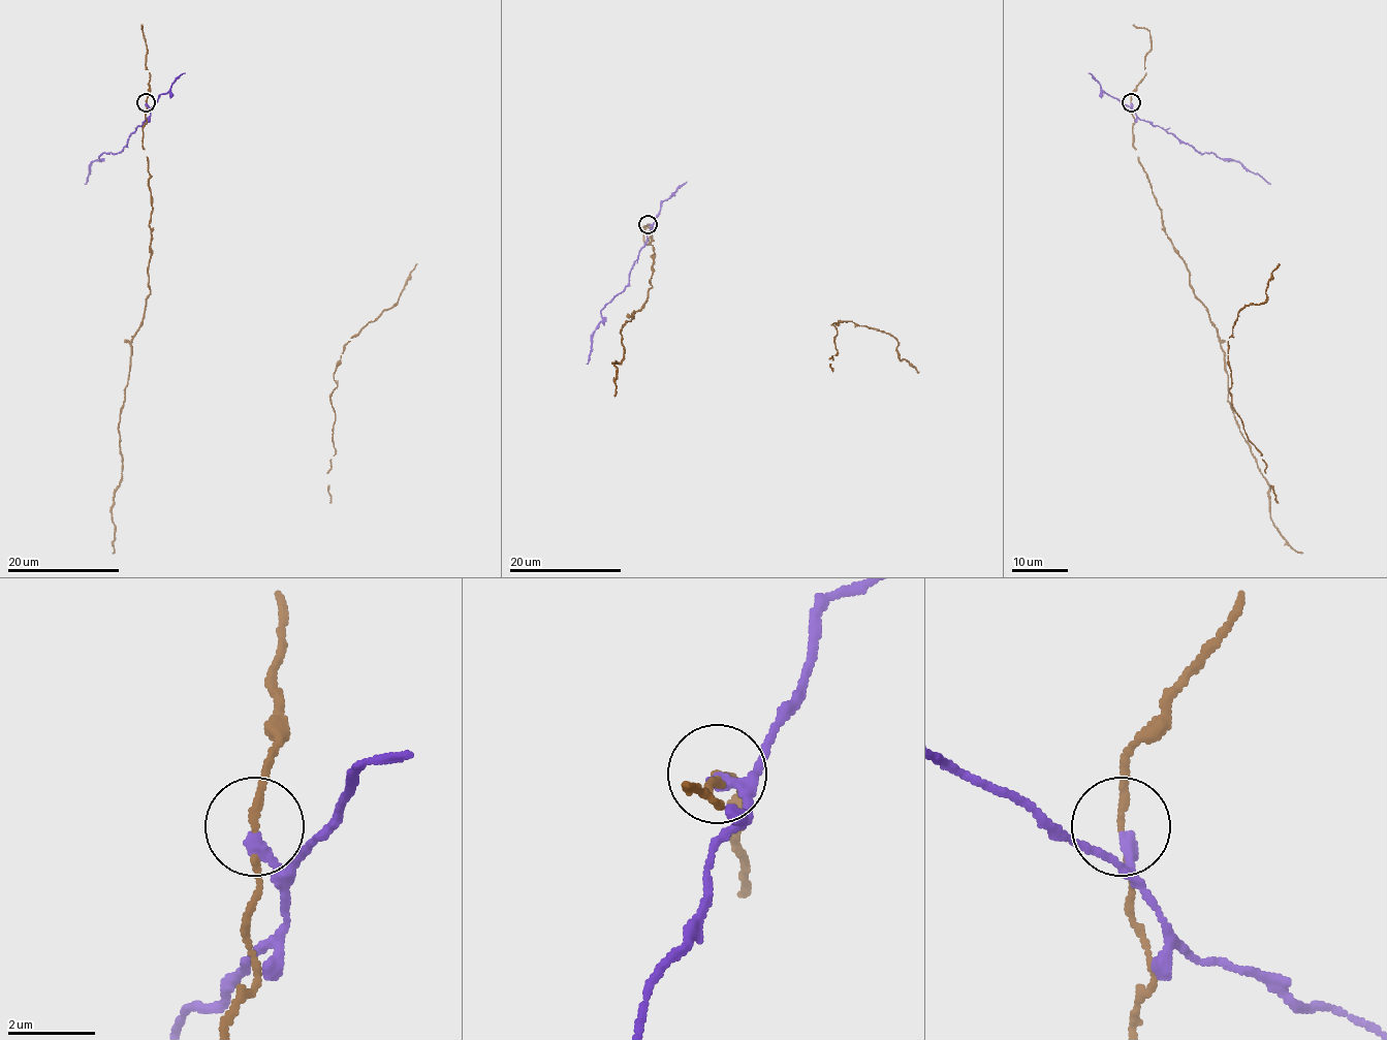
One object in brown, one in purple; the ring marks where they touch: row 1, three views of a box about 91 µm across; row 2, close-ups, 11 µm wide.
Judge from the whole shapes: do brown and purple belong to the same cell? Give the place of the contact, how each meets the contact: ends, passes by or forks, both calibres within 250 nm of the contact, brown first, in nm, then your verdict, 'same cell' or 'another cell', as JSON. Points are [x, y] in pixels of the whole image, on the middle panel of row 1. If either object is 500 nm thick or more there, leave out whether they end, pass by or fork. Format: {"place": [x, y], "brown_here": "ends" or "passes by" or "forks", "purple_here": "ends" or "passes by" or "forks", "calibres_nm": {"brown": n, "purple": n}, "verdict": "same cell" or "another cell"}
{"place": [648, 224], "brown_here": "passes by", "purple_here": "ends", "calibres_nm": {"brown": 140, "purple": 320}, "verdict": "another cell"}

